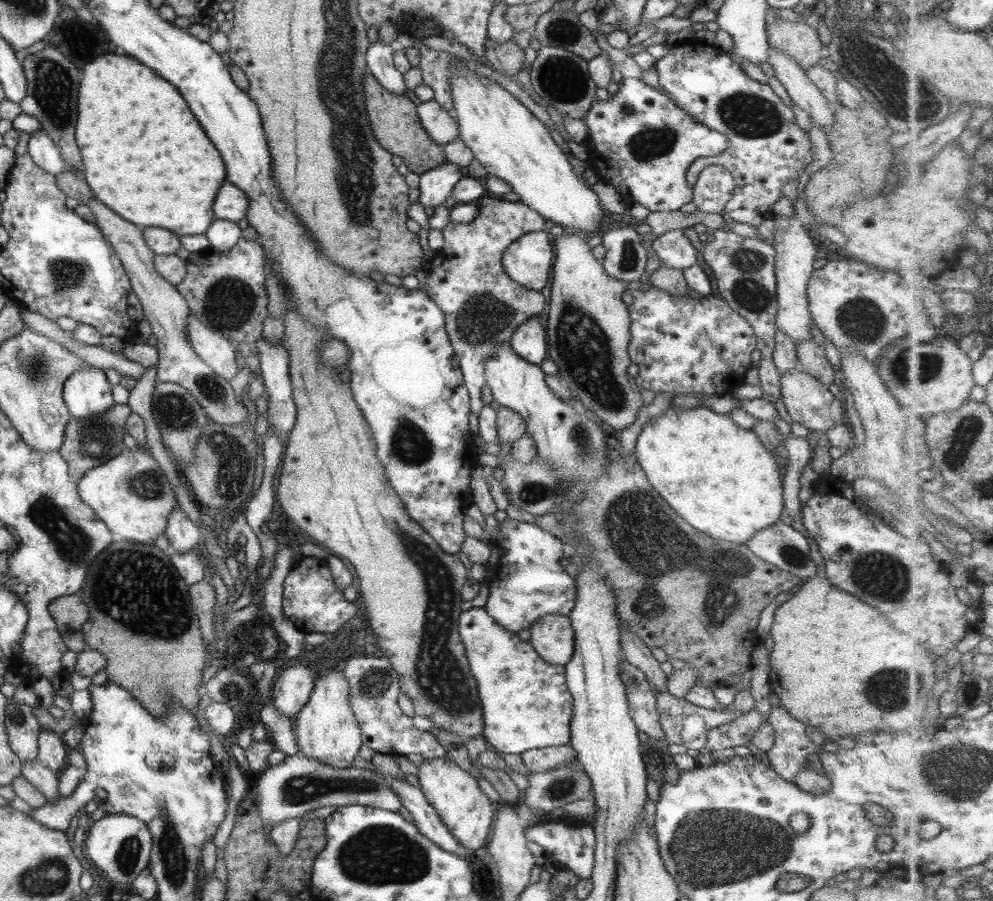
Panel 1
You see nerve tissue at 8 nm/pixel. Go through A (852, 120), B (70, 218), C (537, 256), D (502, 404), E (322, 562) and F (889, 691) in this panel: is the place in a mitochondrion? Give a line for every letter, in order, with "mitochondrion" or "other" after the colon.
A: other
B: other
C: other
D: other
E: other
F: mitochondrion

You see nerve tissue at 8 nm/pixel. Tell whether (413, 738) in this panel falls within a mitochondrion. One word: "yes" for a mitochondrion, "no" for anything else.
no

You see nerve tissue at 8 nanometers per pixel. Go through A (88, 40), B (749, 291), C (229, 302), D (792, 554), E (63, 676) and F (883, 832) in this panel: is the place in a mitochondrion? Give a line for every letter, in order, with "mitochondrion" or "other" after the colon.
A: other
B: mitochondrion
C: mitochondrion
D: mitochondrion
E: other
F: mitochondrion

